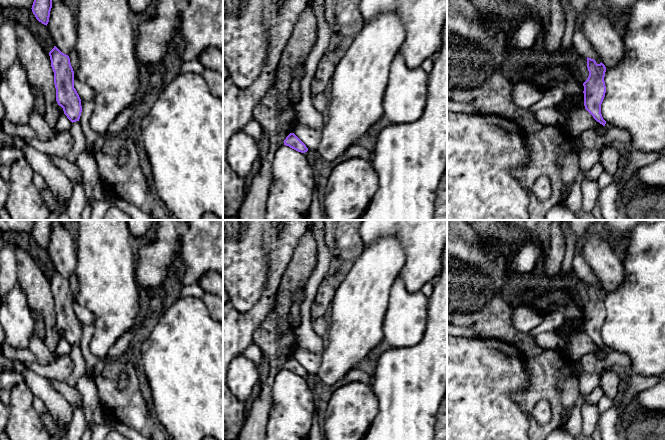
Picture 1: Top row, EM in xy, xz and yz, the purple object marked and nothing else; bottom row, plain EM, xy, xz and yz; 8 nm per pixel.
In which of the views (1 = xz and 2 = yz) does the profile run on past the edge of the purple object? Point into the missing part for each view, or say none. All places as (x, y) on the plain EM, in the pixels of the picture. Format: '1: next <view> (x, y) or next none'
1: next none
2: next none

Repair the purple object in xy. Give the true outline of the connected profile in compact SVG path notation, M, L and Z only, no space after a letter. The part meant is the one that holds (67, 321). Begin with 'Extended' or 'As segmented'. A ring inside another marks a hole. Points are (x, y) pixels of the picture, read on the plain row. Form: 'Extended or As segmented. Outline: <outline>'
As segmented. Outline: M56 270L49 276L49 280L54 296L56 325L63 332L64 338L72 347L79 345L82 330L81 323L74 312L74 295L70 282Z

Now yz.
As segmented. Outline: M587 281L587 292L589 300L583 307L584 330L597 346L605 350L606 345L601 338L601 328L606 317L604 305L606 291L602 286L597 288L594 283Z

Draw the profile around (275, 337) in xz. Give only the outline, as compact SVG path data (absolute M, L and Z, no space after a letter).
M309 231L299 239L282 276L270 313L257 327L254 344L266 356L270 371L267 380L245 417L237 440L266 440L266 426L272 407L272 386L276 376L297 347L294 328L288 323L293 295L310 279L317 262L316 241Z

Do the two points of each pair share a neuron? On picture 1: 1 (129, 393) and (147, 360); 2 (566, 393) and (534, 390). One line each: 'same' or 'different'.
1: different
2: different

